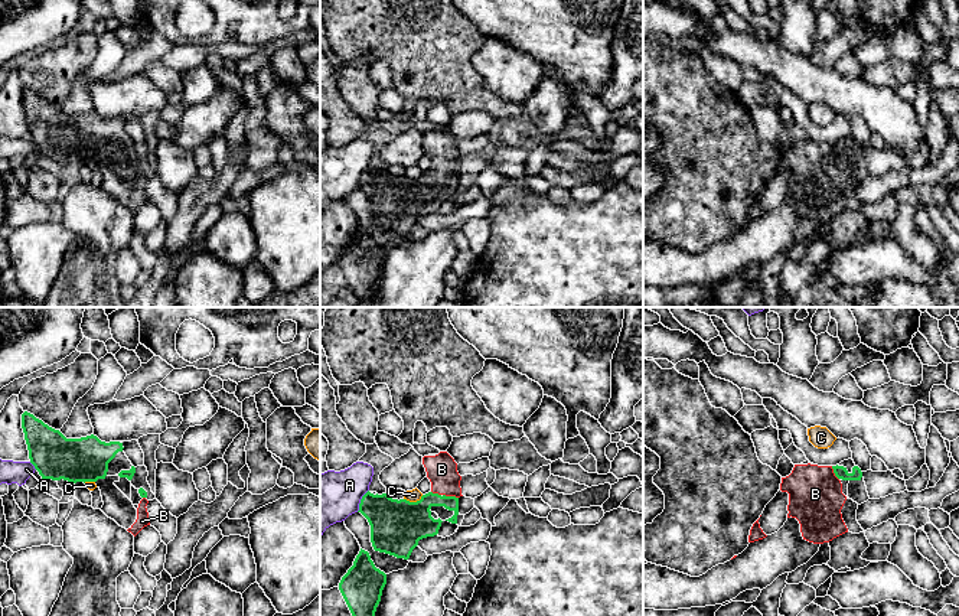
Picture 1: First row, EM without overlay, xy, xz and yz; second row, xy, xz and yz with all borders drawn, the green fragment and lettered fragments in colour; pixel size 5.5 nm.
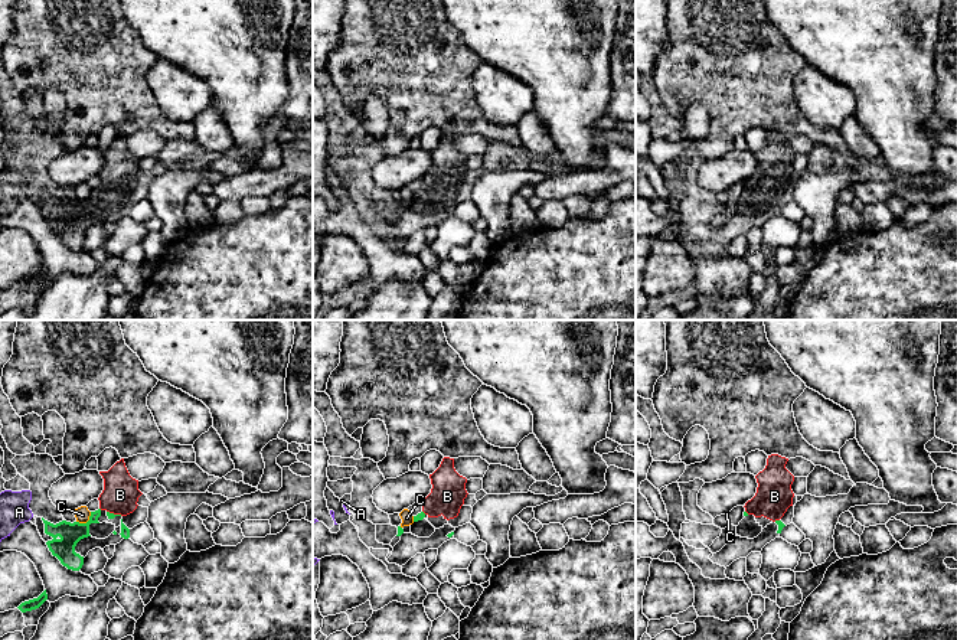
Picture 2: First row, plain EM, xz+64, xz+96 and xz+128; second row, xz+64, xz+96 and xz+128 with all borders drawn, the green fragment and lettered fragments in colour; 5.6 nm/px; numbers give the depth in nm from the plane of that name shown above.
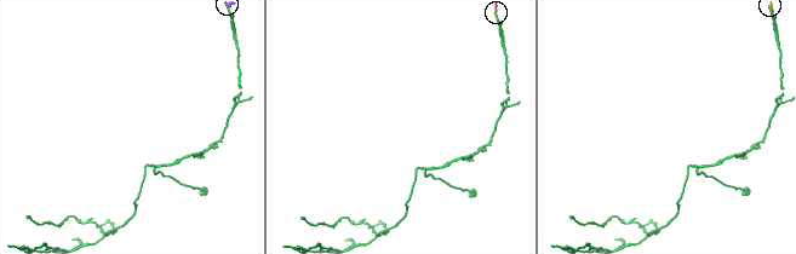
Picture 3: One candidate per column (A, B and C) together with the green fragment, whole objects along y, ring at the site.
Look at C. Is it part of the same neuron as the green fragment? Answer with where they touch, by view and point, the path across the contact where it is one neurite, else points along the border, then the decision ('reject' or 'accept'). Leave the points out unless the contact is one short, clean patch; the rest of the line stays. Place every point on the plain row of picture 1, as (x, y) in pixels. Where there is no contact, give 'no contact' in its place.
meets green in xz at (413, 179); border along xz (423, 172), (416, 178), (404, 176); reject

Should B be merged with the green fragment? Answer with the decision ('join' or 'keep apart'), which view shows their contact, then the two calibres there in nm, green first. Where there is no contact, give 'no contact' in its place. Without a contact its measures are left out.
join; contact in xz; calibres 220 and 170 nm

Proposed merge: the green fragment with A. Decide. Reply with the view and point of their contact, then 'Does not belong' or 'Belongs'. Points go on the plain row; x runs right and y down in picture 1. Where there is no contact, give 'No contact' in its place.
Touches green at xz (361, 178). Does not belong

